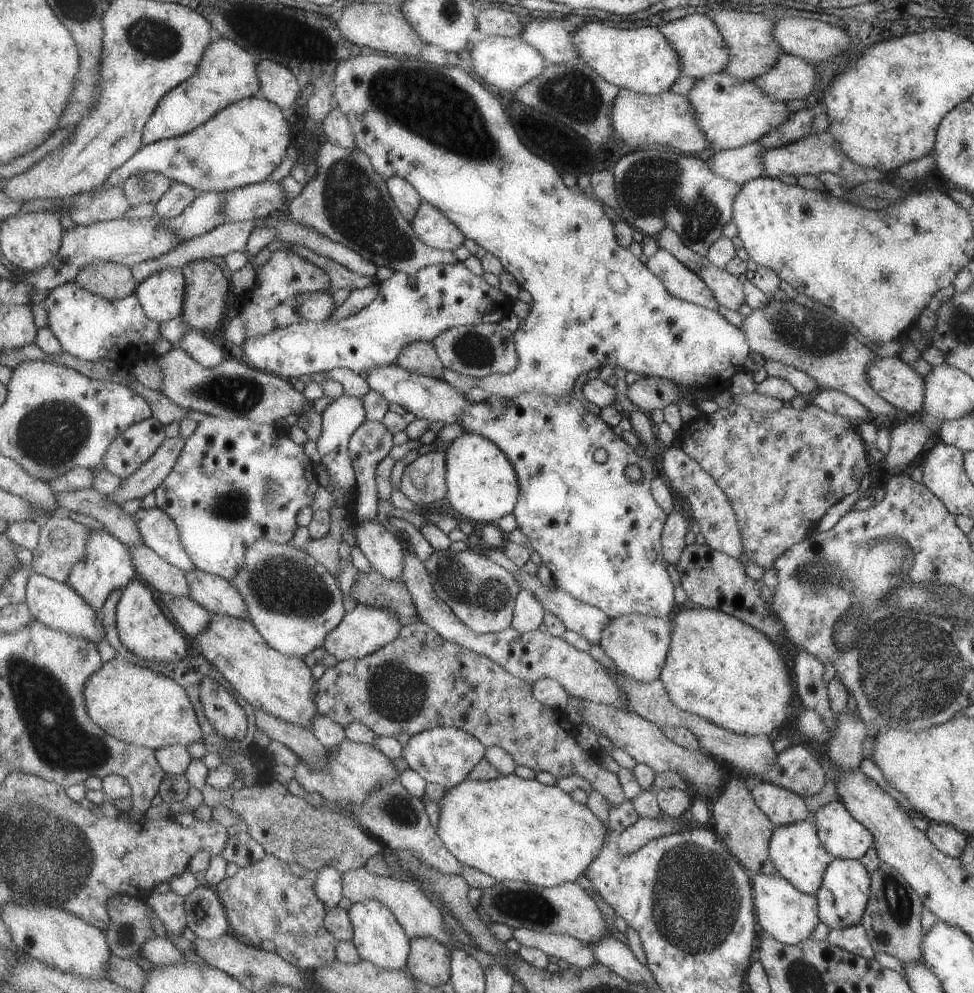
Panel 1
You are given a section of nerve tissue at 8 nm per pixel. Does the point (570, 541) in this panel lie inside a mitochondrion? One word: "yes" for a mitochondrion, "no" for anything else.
yes

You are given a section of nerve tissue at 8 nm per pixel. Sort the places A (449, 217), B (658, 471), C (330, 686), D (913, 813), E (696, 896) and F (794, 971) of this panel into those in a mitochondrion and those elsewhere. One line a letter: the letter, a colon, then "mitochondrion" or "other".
A: other
B: other
C: other
D: other
E: mitochondrion
F: mitochondrion

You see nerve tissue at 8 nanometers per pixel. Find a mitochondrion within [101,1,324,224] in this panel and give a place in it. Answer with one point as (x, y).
(152, 35)

